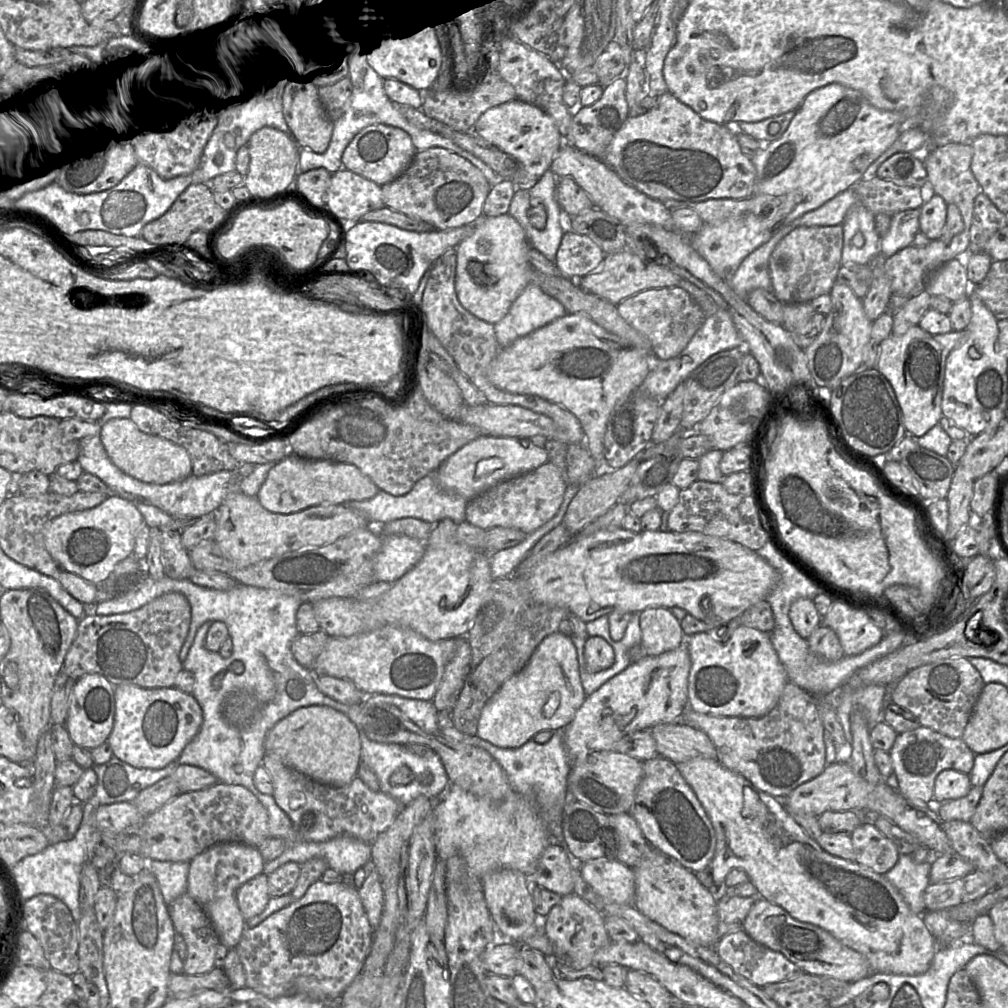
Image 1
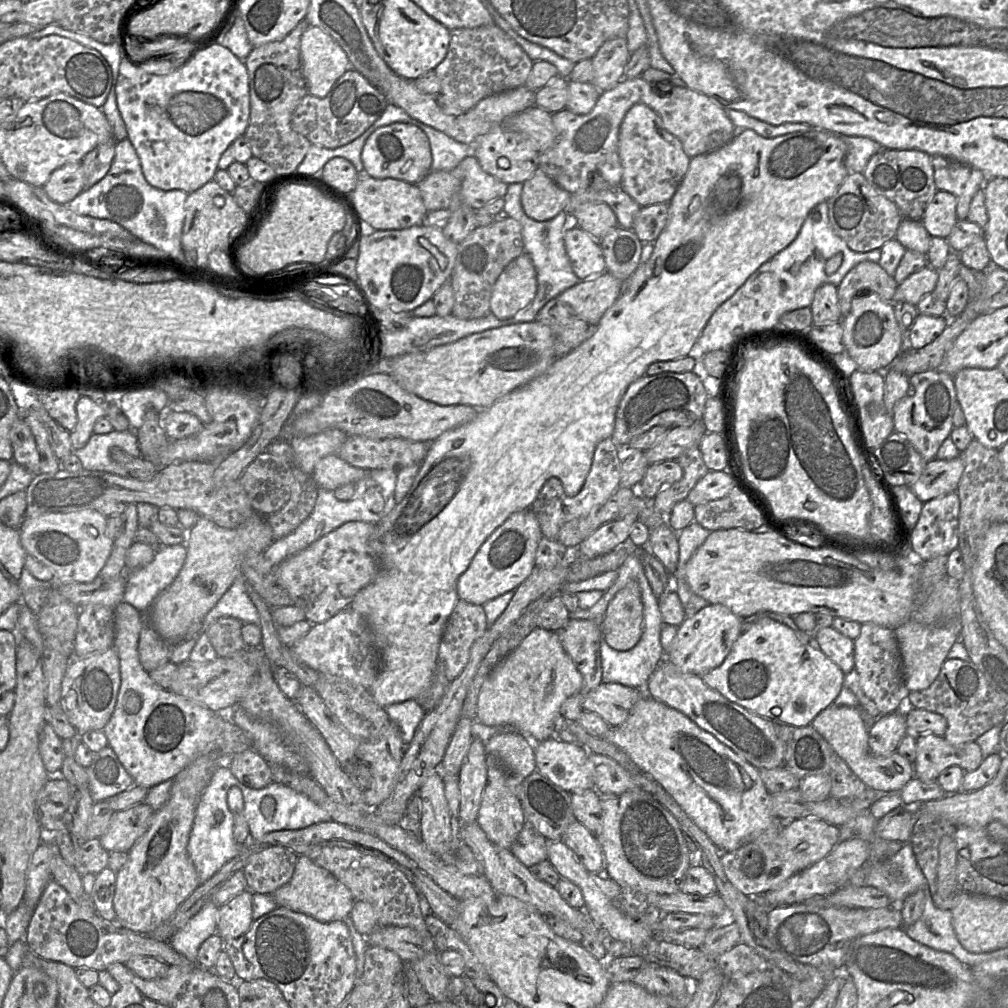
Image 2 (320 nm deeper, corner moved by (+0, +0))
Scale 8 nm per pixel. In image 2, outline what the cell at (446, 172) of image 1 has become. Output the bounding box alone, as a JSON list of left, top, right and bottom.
[416,155,509,211]

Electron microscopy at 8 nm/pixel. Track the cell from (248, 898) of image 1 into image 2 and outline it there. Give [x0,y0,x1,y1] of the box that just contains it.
[217,890,253,940]

